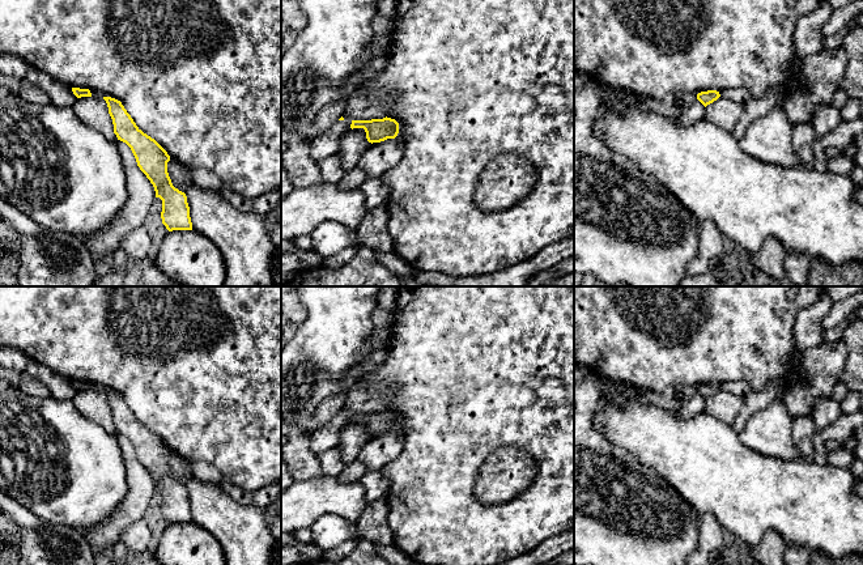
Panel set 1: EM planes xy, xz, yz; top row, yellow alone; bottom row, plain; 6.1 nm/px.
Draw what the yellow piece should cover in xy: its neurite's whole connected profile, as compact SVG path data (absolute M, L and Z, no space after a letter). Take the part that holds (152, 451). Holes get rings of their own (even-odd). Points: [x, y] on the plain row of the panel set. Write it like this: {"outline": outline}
{"outline": "M111 390L103 392L112 412L114 426L131 441L137 459L153 477L156 490L162 493L162 517L169 524L192 523L187 489L173 479L167 466L167 445L136 419L120 394Z"}

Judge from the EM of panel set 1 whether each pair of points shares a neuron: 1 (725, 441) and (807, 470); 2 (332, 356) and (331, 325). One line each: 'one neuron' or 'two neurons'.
1: one neuron
2: one neuron

